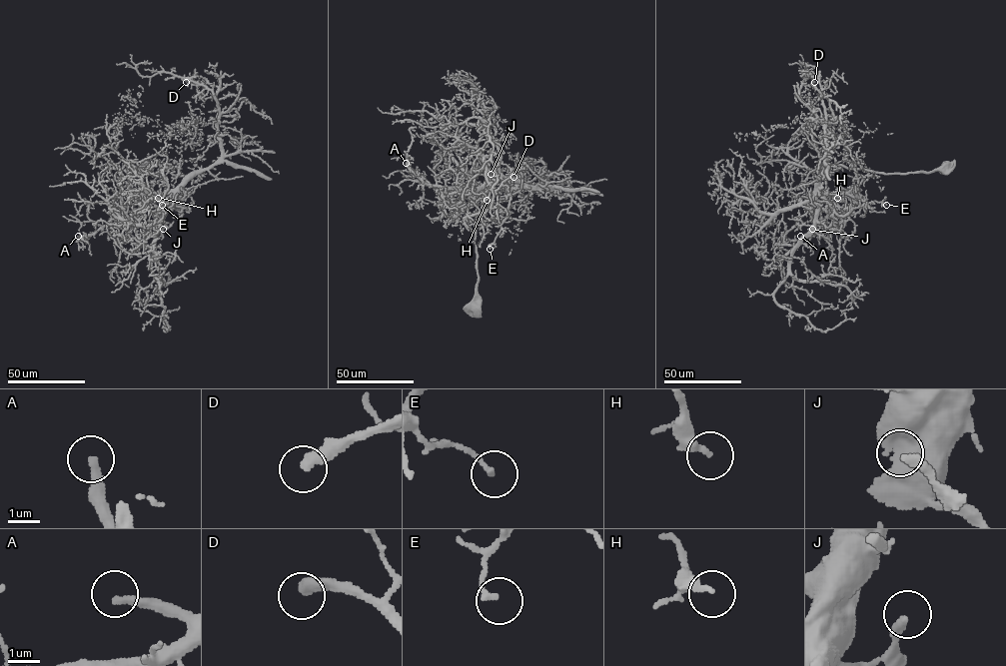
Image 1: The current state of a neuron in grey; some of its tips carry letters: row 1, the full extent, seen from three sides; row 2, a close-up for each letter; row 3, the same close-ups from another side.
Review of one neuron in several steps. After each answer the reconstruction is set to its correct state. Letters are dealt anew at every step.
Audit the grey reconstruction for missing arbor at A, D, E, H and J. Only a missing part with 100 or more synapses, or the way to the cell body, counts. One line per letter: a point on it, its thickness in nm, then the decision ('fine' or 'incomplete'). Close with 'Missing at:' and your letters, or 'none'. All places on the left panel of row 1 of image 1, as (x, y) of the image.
A: place (78, 236); calibre 280 nm; incomplete
D: place (186, 82); calibre 360 nm; fine
E: place (162, 205); calibre 170 nm; fine
H: place (158, 198); calibre 300 nm; fine
J: place (163, 229); calibre 280 nm; fine
Missing at: A

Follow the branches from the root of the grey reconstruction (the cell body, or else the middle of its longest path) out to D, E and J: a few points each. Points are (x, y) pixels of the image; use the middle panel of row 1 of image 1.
D: (504, 178), (549, 190), (541, 162), (528, 165), (513, 177)
E: (504, 178), (509, 197), (507, 215), (490, 249)
J: (504, 178), (492, 178), (488, 176), (491, 174)

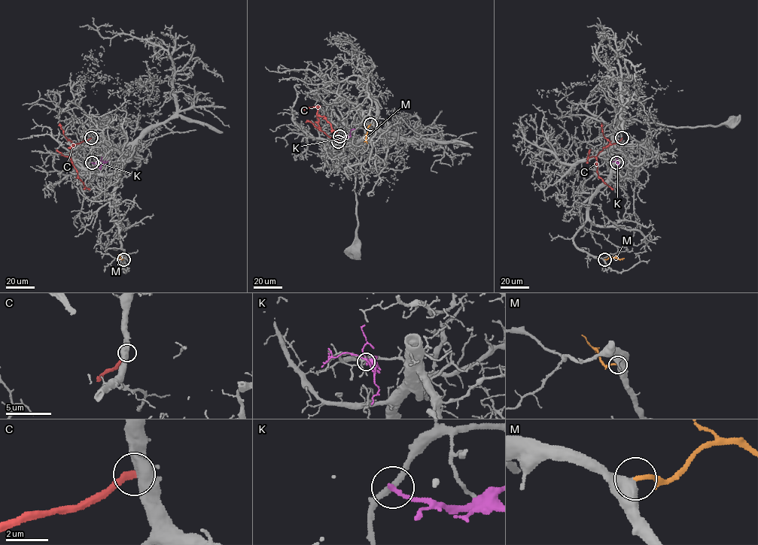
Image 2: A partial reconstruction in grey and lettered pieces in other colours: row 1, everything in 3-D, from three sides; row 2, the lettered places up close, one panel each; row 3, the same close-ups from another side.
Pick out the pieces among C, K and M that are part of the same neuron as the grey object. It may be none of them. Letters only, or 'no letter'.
M

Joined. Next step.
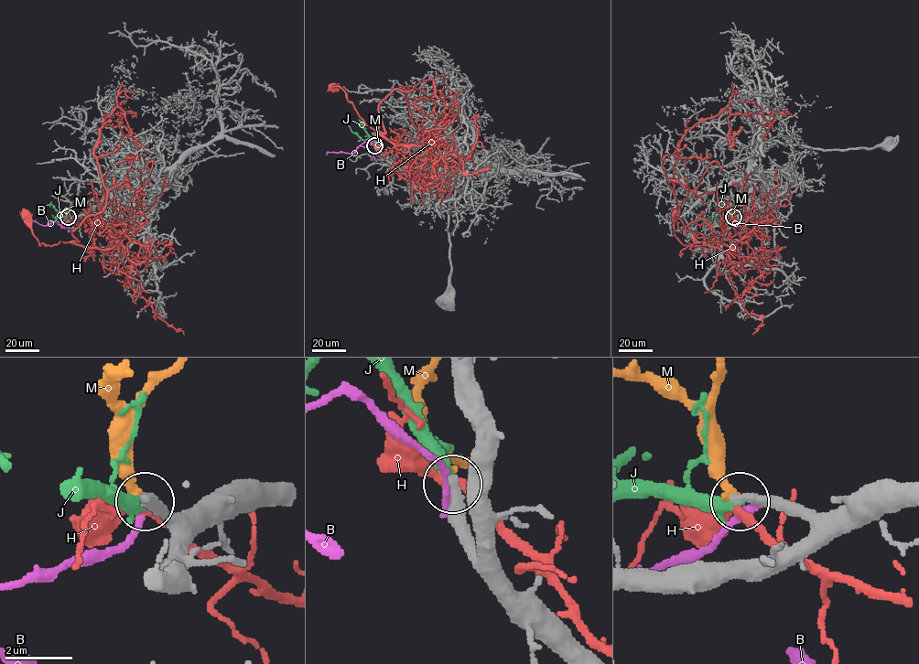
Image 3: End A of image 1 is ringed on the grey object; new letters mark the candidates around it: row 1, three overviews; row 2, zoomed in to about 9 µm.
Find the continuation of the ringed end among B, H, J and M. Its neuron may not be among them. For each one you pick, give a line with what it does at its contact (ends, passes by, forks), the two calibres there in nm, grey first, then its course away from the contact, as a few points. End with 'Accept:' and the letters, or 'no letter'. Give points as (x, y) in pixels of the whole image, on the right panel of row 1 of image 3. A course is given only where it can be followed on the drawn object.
J: It ends there. Thickness 340 nm (grey) against 340 nm. Its course: (733, 217), (727, 216), (728, 210), (724, 205), (714, 205)
Accept: J

